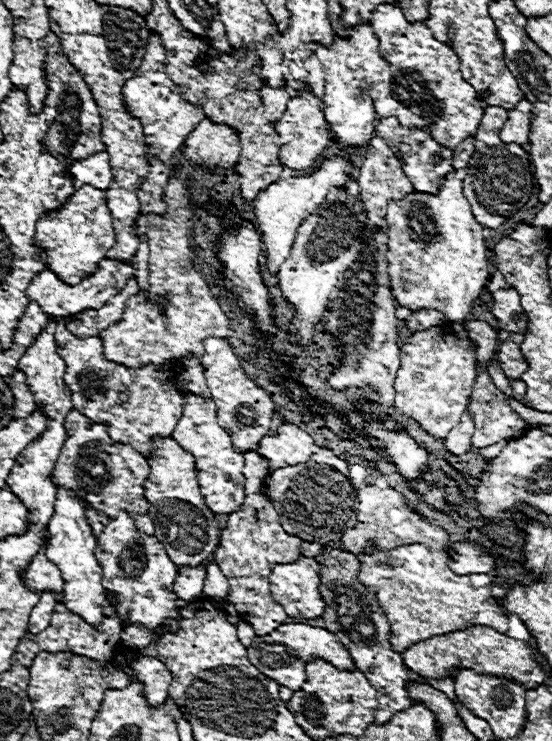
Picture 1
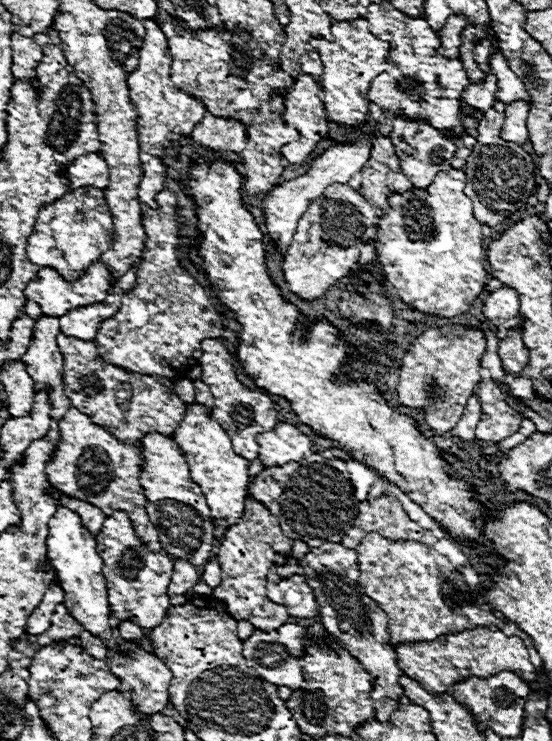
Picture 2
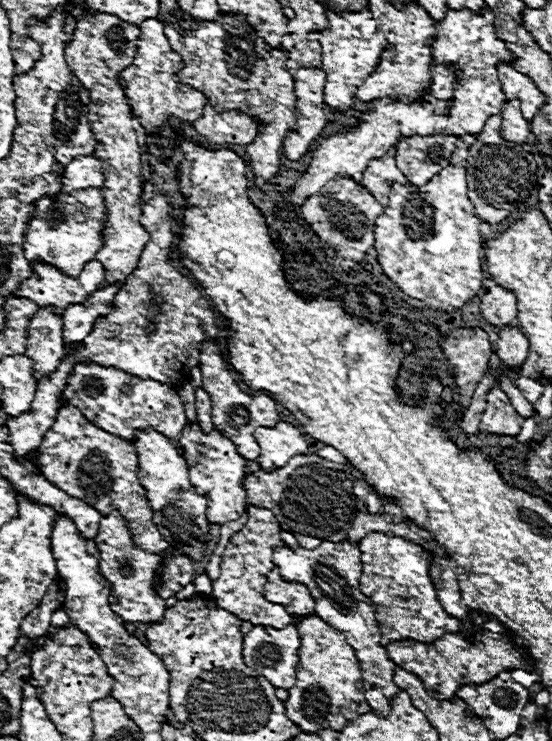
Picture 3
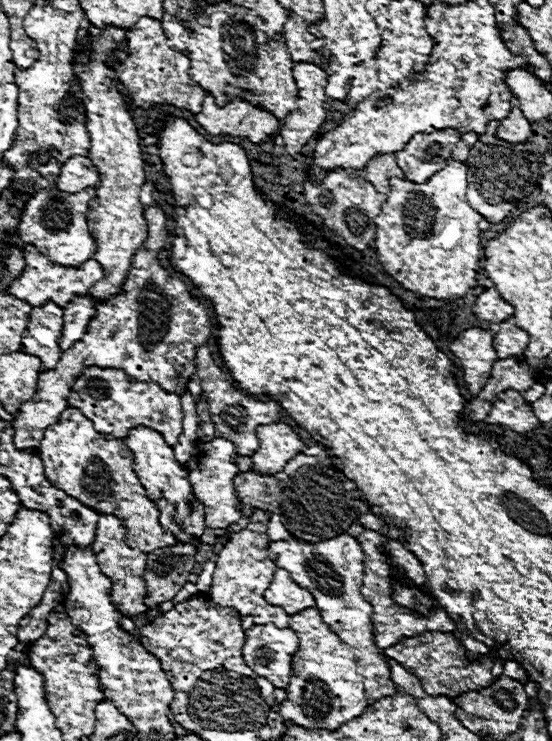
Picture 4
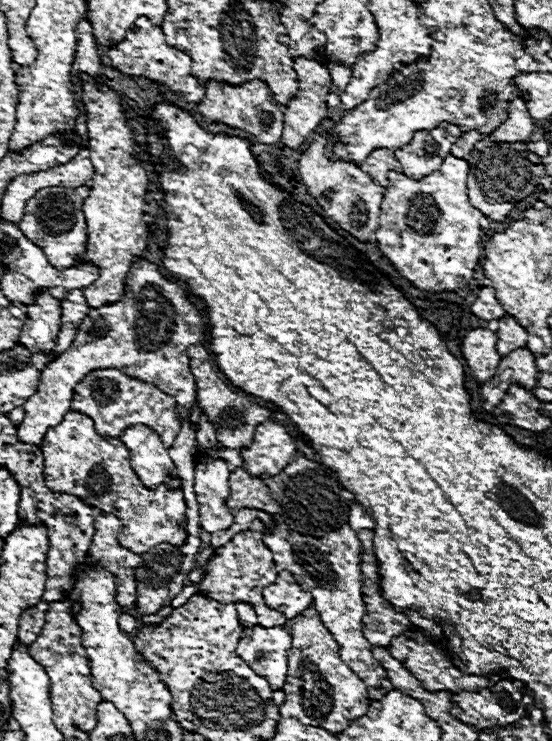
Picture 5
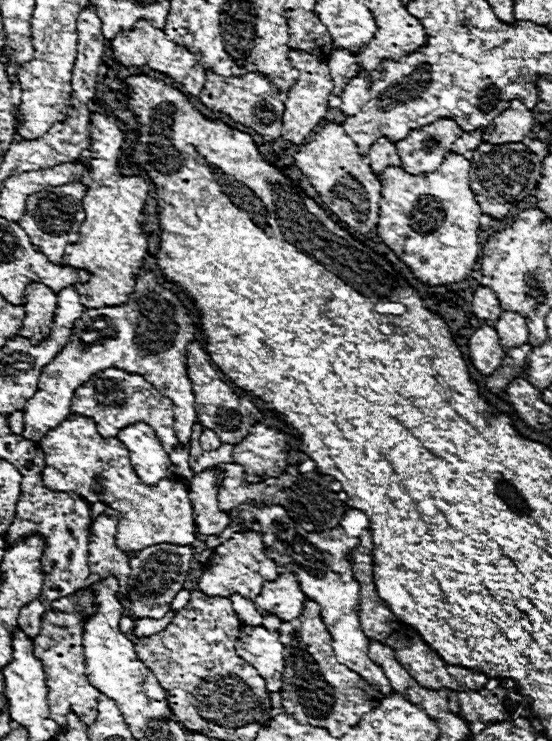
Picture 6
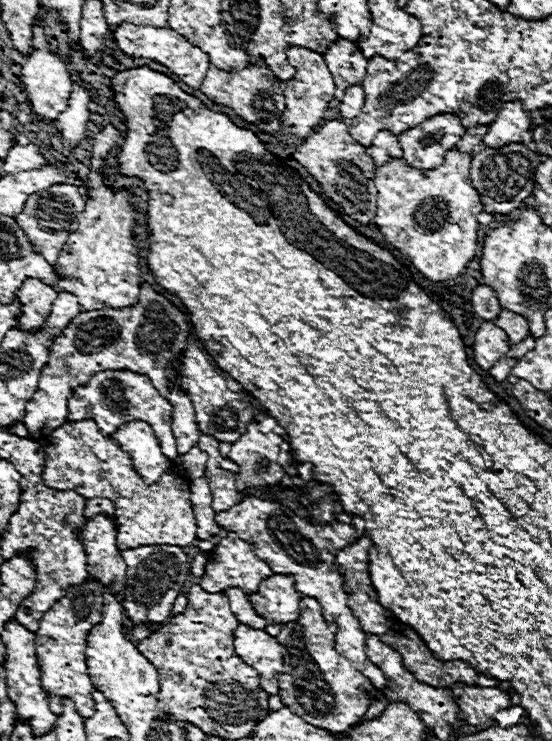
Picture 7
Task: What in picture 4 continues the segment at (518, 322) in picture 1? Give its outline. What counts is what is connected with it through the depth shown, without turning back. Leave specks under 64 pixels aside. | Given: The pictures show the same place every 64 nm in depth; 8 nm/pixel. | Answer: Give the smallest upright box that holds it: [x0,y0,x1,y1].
[474,288,514,324]

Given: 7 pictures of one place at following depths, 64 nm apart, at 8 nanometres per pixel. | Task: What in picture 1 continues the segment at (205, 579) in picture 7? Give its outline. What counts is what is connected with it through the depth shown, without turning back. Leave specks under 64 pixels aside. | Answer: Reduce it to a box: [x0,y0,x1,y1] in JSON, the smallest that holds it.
[214,452,302,636]

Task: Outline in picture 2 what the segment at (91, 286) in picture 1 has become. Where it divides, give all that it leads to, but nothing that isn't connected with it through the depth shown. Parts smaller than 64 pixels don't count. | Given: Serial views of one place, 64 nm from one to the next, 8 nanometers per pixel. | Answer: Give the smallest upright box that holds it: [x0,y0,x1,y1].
[24,262,114,316]

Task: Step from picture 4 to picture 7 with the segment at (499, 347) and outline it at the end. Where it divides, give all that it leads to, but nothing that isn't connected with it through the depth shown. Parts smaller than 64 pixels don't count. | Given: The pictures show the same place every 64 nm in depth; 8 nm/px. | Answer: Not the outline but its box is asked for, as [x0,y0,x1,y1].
[496,310,528,344]

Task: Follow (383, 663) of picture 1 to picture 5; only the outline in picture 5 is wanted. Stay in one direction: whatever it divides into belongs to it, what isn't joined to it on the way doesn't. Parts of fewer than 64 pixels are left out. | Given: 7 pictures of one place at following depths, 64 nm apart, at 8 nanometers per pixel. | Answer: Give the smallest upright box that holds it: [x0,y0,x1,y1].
[264,514,394,701]

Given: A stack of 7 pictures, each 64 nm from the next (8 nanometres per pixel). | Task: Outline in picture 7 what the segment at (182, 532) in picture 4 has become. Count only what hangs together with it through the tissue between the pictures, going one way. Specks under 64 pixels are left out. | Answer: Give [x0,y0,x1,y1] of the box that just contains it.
[110,422,172,482]

